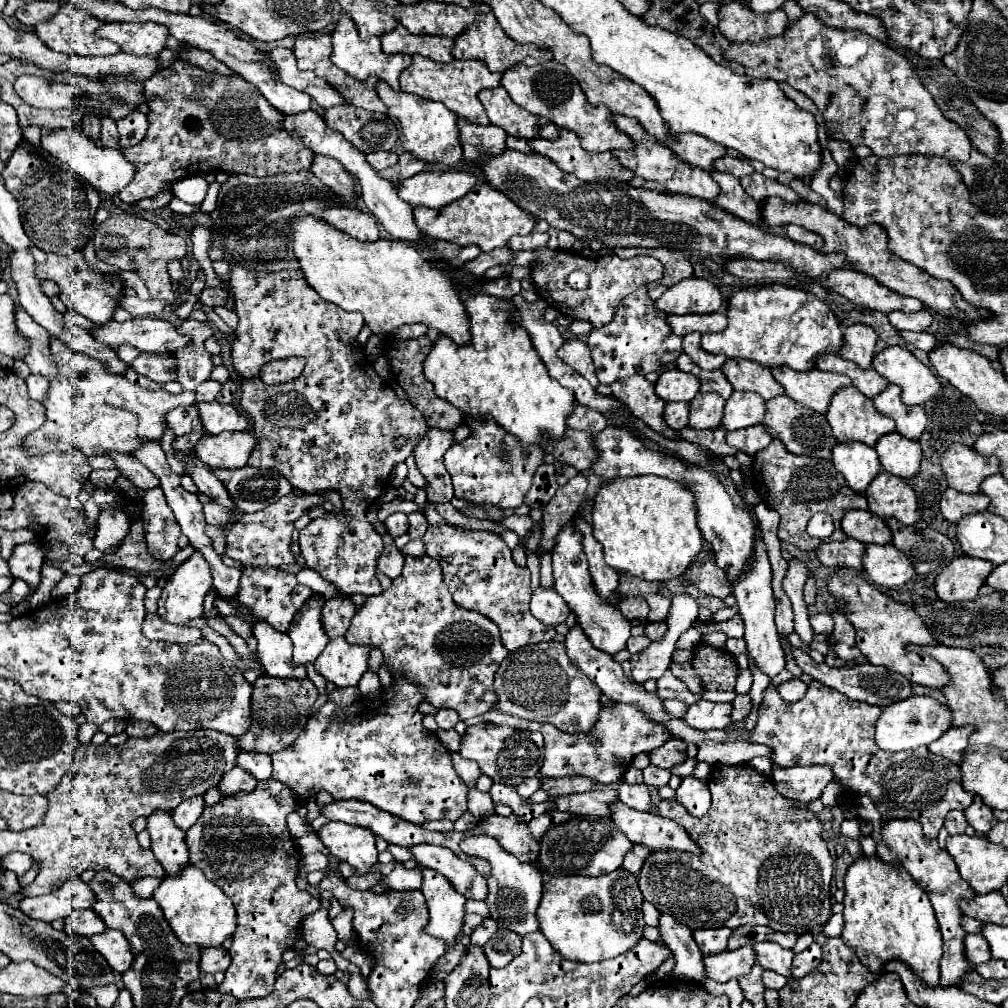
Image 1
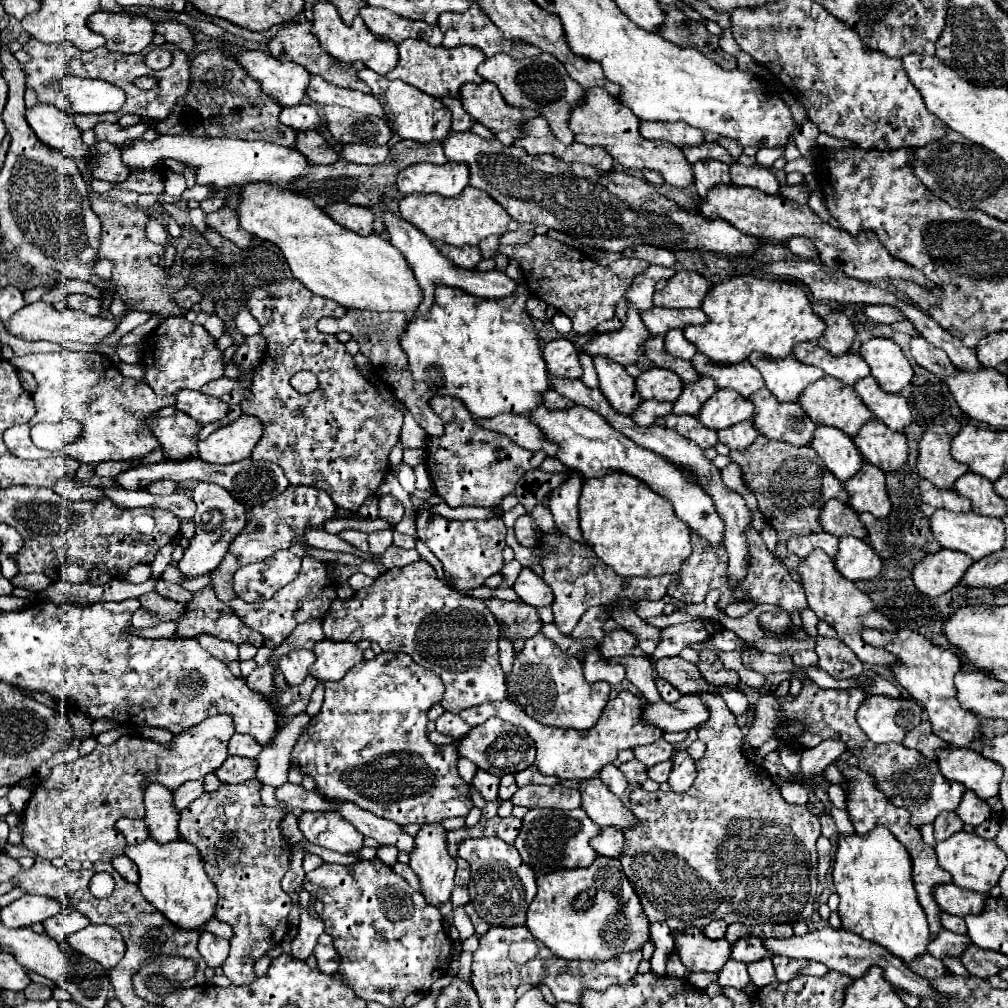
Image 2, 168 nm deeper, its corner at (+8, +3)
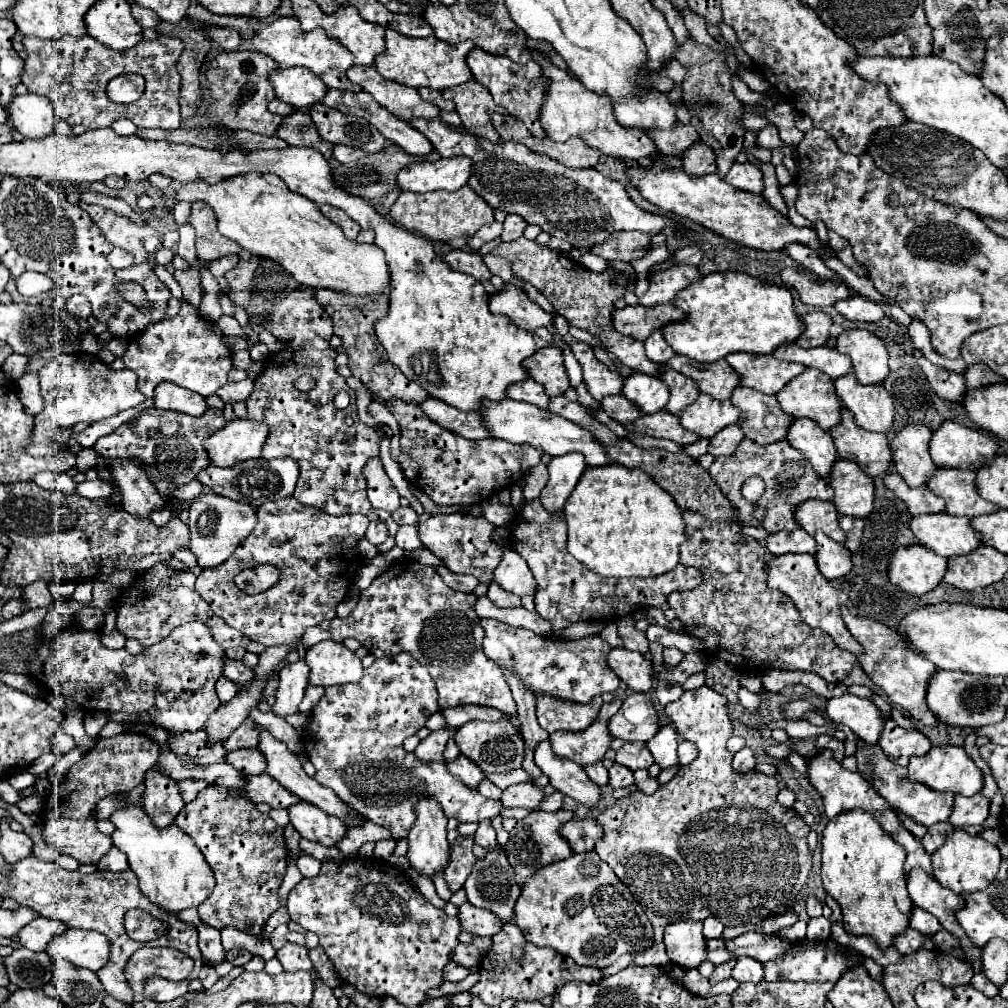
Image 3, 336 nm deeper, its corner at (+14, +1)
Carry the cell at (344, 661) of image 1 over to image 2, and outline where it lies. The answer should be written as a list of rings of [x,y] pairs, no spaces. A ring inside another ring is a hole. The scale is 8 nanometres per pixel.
[[[320,640],[314,646],[316,662],[310,668],[310,676],[316,680],[342,680],[344,674],[364,662],[364,654],[356,644],[350,642],[334,642],[334,640]]]

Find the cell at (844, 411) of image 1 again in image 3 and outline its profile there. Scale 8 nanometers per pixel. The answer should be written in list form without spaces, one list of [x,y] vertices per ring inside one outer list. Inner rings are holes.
[[[806,368],[782,390],[782,394],[778,394],[778,402],[786,414],[816,420],[824,430],[832,430],[842,422],[840,412],[844,404],[836,396],[834,382],[820,370]]]

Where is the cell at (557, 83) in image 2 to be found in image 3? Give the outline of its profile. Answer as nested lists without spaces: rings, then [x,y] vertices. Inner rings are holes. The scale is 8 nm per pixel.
[[[474,48],[472,54],[468,54],[468,66],[474,74],[474,80],[490,90],[490,94],[498,106],[502,106],[514,118],[522,120],[526,124],[526,128],[530,130],[530,134],[534,134],[536,138],[546,138],[546,132],[540,124],[540,110],[542,110],[542,102],[546,98],[550,80],[542,74],[540,64],[530,60],[526,66],[522,66],[522,64],[512,62],[506,56],[494,56],[484,50]]]

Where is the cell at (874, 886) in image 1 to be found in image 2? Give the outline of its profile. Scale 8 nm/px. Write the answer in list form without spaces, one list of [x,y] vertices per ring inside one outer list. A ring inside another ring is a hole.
[[[872,828],[866,836],[838,836],[832,880],[836,894],[840,896],[838,914],[842,918],[842,928],[884,946],[904,962],[924,954],[930,942],[928,920],[916,902],[910,872],[912,860],[908,860],[908,852],[904,852],[904,846],[888,832],[888,828]]]

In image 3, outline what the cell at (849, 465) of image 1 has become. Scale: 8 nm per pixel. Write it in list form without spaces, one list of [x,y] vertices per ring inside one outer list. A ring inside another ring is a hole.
[[[796,418],[796,422],[792,422],[788,430],[786,440],[794,444],[794,448],[802,450],[802,454],[806,454],[806,458],[812,462],[814,470],[822,478],[828,478],[832,474],[834,462],[838,460],[836,446],[832,436],[822,430],[814,420]]]

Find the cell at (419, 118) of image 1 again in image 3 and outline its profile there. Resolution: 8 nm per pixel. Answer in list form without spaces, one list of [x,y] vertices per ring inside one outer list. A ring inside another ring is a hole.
[[[352,66],[348,70],[348,78],[354,84],[360,84],[362,90],[368,92],[382,108],[386,108],[390,114],[404,122],[410,122],[414,118],[440,118],[440,108],[422,100],[418,90],[384,80],[374,66]]]

